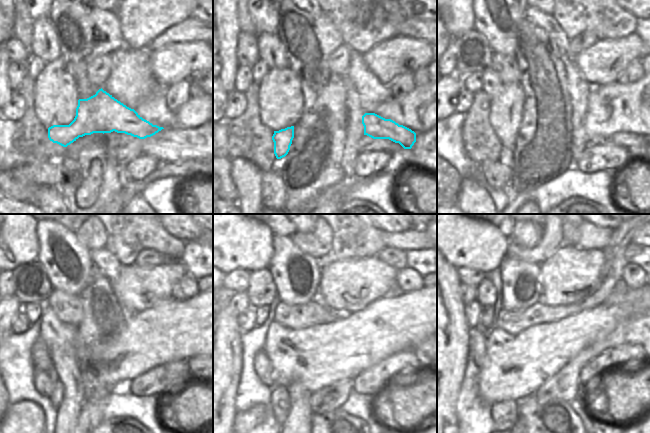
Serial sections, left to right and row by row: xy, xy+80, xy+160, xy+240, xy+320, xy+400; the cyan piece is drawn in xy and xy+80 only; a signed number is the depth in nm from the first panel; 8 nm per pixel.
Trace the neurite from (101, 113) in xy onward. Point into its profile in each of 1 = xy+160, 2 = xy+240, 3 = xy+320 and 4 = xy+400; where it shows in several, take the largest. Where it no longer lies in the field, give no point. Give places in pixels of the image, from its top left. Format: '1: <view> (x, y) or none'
1: xy+160 (637, 145)
2: xy+240 (192, 363)
3: xy+320 (279, 398)
4: xy+400 (504, 414)

